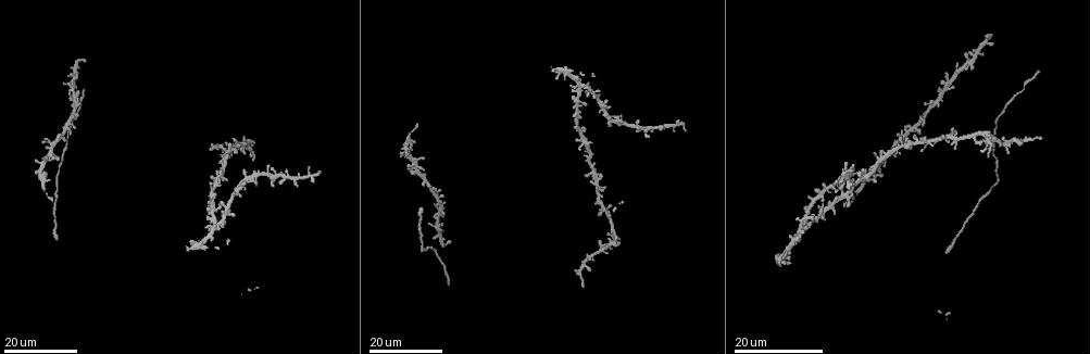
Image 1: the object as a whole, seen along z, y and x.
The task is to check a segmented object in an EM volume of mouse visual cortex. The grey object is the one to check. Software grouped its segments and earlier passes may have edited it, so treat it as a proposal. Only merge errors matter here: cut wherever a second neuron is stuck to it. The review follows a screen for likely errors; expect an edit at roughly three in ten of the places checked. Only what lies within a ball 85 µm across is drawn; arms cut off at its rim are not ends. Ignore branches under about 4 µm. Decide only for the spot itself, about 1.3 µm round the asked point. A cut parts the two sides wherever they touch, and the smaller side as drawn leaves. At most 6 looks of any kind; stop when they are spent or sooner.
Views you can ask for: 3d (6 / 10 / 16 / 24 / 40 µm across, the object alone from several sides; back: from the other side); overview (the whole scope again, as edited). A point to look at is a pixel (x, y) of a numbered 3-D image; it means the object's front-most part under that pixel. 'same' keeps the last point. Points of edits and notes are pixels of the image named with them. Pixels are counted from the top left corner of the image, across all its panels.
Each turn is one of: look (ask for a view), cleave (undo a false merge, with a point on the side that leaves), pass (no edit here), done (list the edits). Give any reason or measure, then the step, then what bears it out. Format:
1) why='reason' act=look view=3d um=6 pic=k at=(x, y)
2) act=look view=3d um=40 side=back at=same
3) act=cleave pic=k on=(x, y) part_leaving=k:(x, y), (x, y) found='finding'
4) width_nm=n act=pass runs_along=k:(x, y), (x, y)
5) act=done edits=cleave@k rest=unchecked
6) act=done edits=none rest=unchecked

why='four or more arms meet' act=look view=3d um=16 pic=1 at=(609, 244)

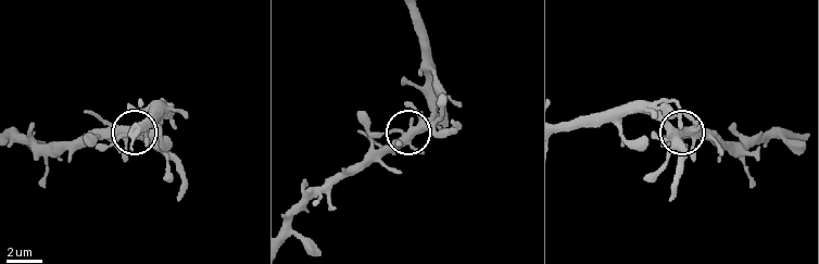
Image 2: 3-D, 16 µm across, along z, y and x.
act=look view=3d um=6 pic=2 at=(418, 131)

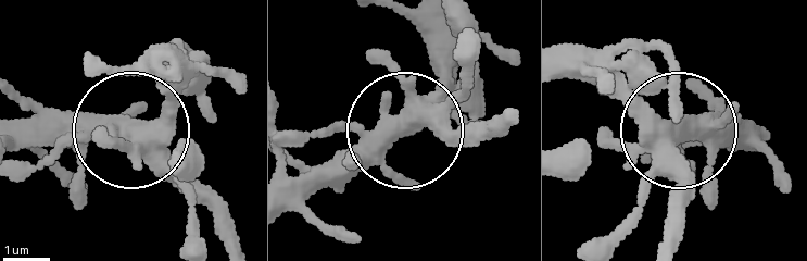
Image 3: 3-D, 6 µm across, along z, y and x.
act=pass runs_along=3:(160, 77), (143, 128), (226, 214) found='all the same neuron'

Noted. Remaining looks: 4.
why='narrows sharply' act=look view=3d um=16 pic=1 at=(597, 251)

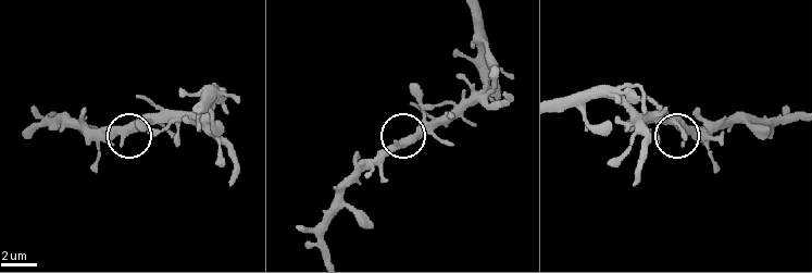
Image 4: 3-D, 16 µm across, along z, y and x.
why='closer look' act=look view=3d um=10 pic=4 at=(127, 129)

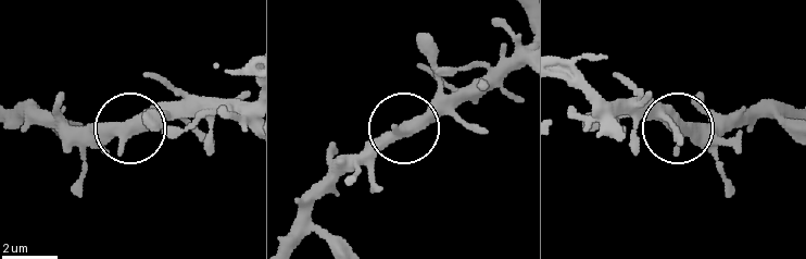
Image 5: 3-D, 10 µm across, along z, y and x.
act=pass runs_along=5:(517, 51), (377, 140), (330, 187) found='all the same neuron'

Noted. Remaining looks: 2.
why='sudden change in width' act=look view=3d um=16 pic=1 at=(603, 208)

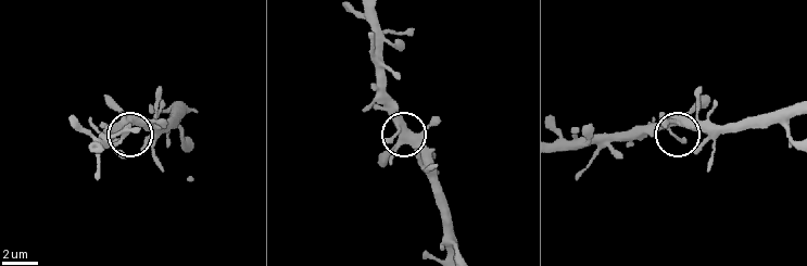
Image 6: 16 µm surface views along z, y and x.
act=look view=3d um=10 pic=6 at=(133, 122)

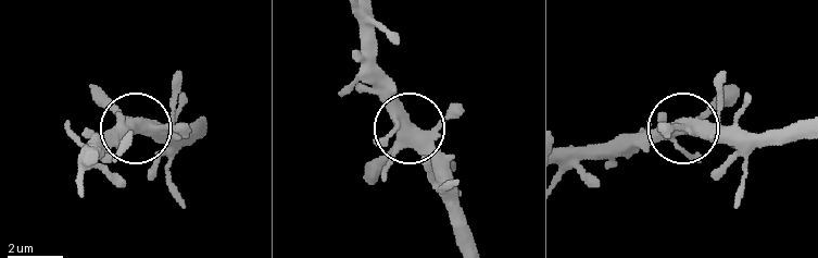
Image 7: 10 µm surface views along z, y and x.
act=pass found='one neuron here'

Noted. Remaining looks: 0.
act=done edits=none rest=unchecked

